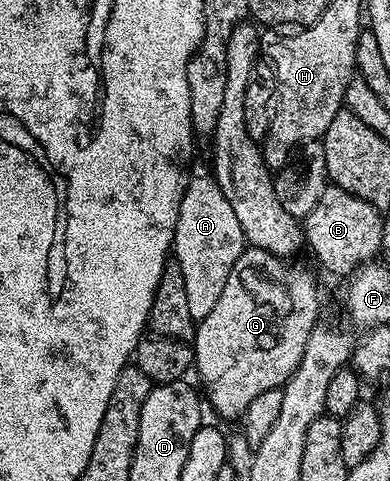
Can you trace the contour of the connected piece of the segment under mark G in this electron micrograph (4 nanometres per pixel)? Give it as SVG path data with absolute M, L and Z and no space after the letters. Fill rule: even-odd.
M246 247L223 286L219 303L196 325L193 333L195 373L205 387L204 399L225 420L244 417L247 406L267 390L284 388L303 358L307 338L317 320L317 280L305 268L288 268L280 256L262 248Z

